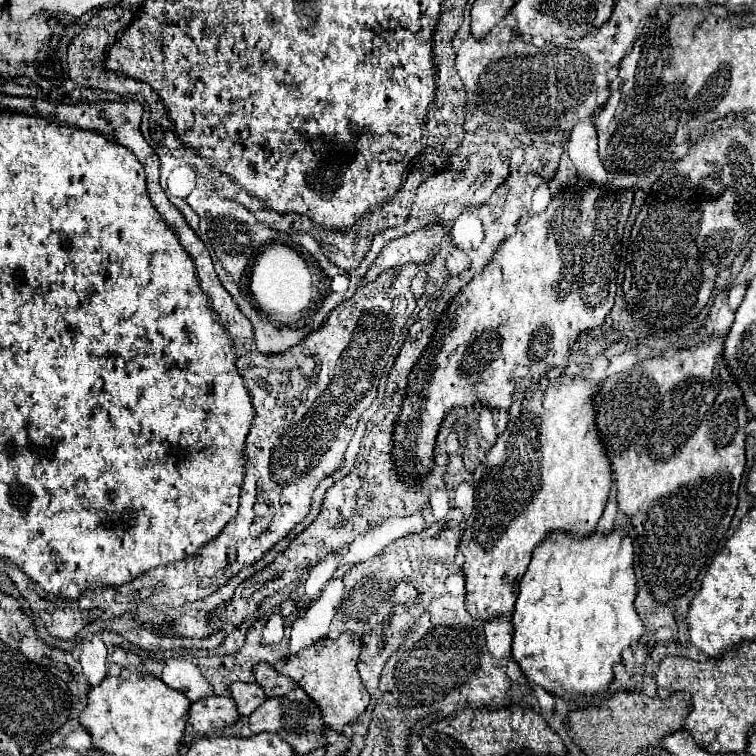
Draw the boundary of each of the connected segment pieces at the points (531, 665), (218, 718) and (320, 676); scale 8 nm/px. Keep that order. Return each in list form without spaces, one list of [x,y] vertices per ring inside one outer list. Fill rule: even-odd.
[[[557,529],[535,547],[529,569],[519,583],[519,597],[513,611],[513,659],[521,665],[525,679],[553,695],[563,695],[555,683],[559,679],[587,685],[587,695],[607,691],[607,685],[613,681],[613,665],[621,661],[621,651],[639,641],[645,631],[635,611],[637,579],[633,559],[633,539],[623,529],[611,529],[609,533],[595,529],[589,537],[575,537],[569,531]]]
[[[205,697],[195,701],[189,707],[187,725],[195,729],[197,735],[211,735],[231,723],[239,721],[239,713],[235,709],[235,701],[229,697]]]
[[[325,631],[323,635],[325,637],[315,641],[313,645],[301,649],[297,653],[291,653],[281,665],[277,665],[277,671],[281,675],[297,681],[295,685],[299,689],[303,689],[313,699],[313,703],[319,707],[319,711],[323,715],[325,727],[341,733],[347,725],[357,721],[357,717],[369,705],[369,693],[365,691],[365,687],[361,683],[361,677],[355,669],[355,663],[357,663],[359,653],[361,653],[361,639],[351,631],[343,631],[343,633]],[[319,643],[325,643],[325,649],[319,647],[319,667],[303,667],[303,665],[309,665],[305,661],[313,661],[313,655],[309,659],[309,655],[305,657],[305,651],[311,649],[311,647],[317,647]]]

